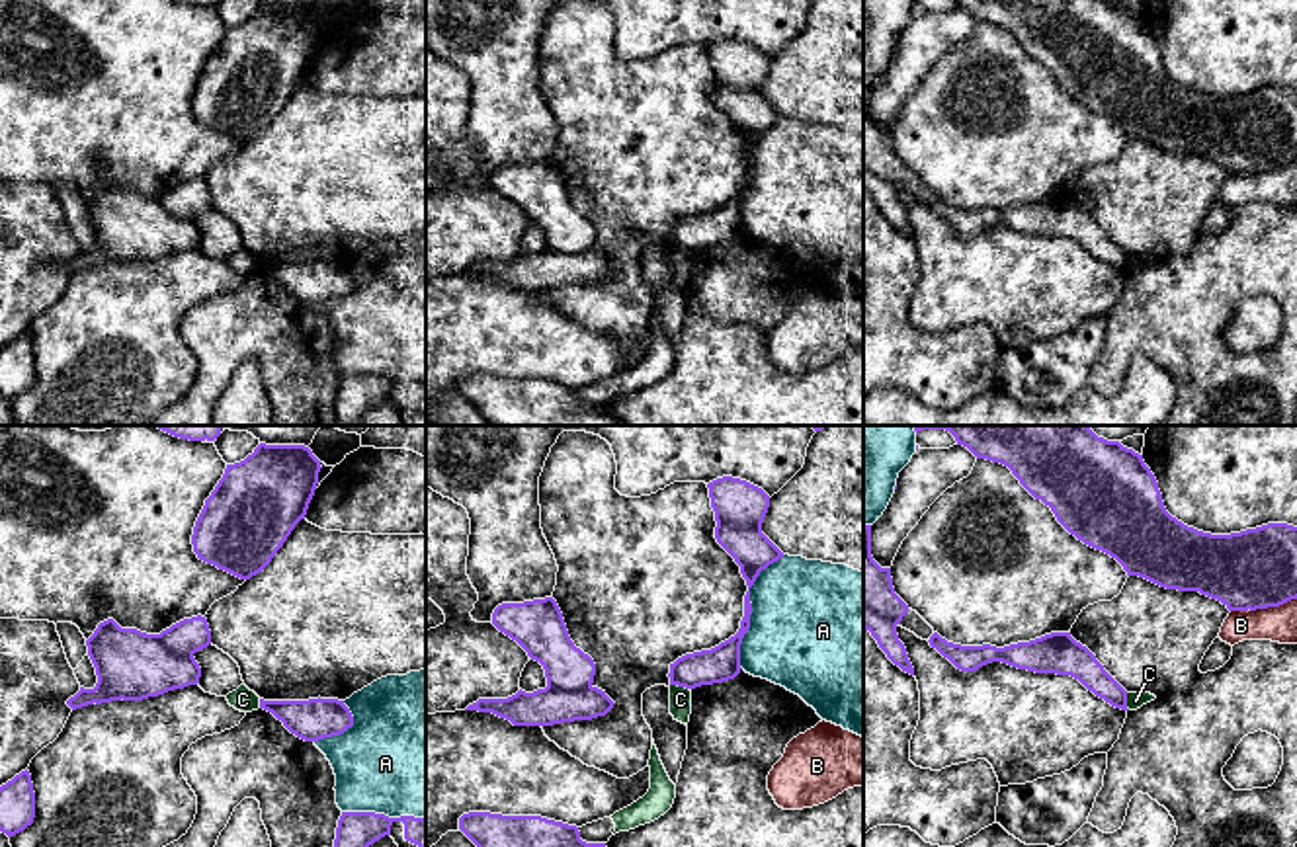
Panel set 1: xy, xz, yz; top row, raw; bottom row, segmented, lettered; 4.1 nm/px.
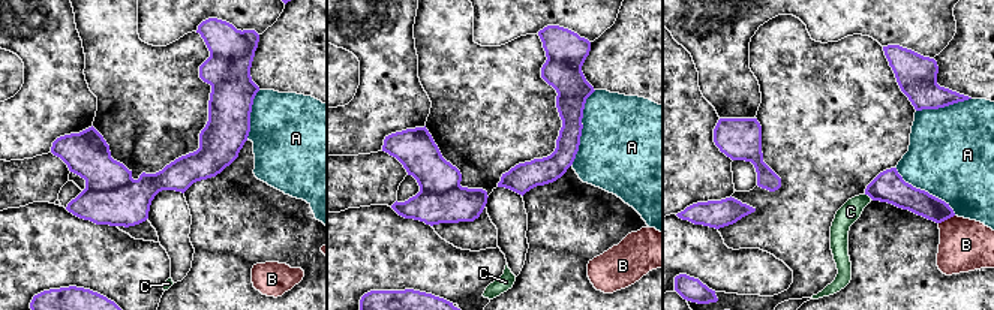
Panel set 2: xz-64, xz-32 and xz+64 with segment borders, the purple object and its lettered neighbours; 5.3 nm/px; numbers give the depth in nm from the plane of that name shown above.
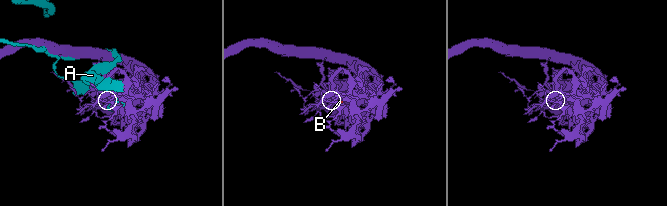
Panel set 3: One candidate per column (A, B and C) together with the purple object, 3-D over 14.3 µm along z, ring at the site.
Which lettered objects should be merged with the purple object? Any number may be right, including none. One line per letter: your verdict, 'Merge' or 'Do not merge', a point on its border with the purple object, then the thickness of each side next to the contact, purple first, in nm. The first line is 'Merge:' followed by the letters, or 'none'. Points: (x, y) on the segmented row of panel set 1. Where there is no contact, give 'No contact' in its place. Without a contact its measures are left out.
Merge: none
A: Do not merge. Touches purple at xz (751, 607). Thickness 170 nm (purple) against 480 nm
B: Do not merge. Touches purple at yz (1262, 607). Thickness 340 nm (purple) against 140 nm
C: Do not merge. Touches purple at xz (680, 685). Thickness 150 nm (purple) against 100 nm

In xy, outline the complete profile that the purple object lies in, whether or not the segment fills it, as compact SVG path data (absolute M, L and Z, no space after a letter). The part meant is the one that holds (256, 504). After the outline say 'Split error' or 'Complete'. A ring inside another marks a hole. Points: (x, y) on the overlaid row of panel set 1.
M266 443L244 461L227 464L193 527L191 544L197 558L240 580L260 574L305 519L320 468L320 461L305 445Z. Complete

